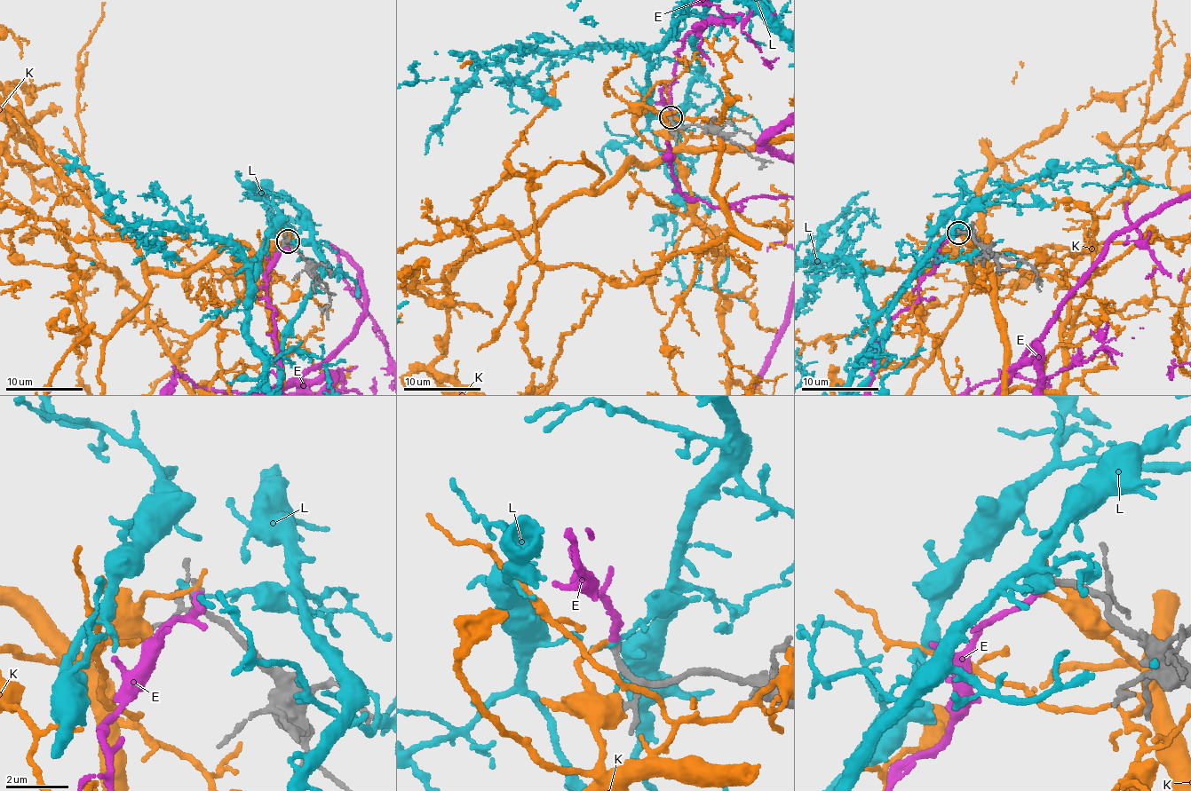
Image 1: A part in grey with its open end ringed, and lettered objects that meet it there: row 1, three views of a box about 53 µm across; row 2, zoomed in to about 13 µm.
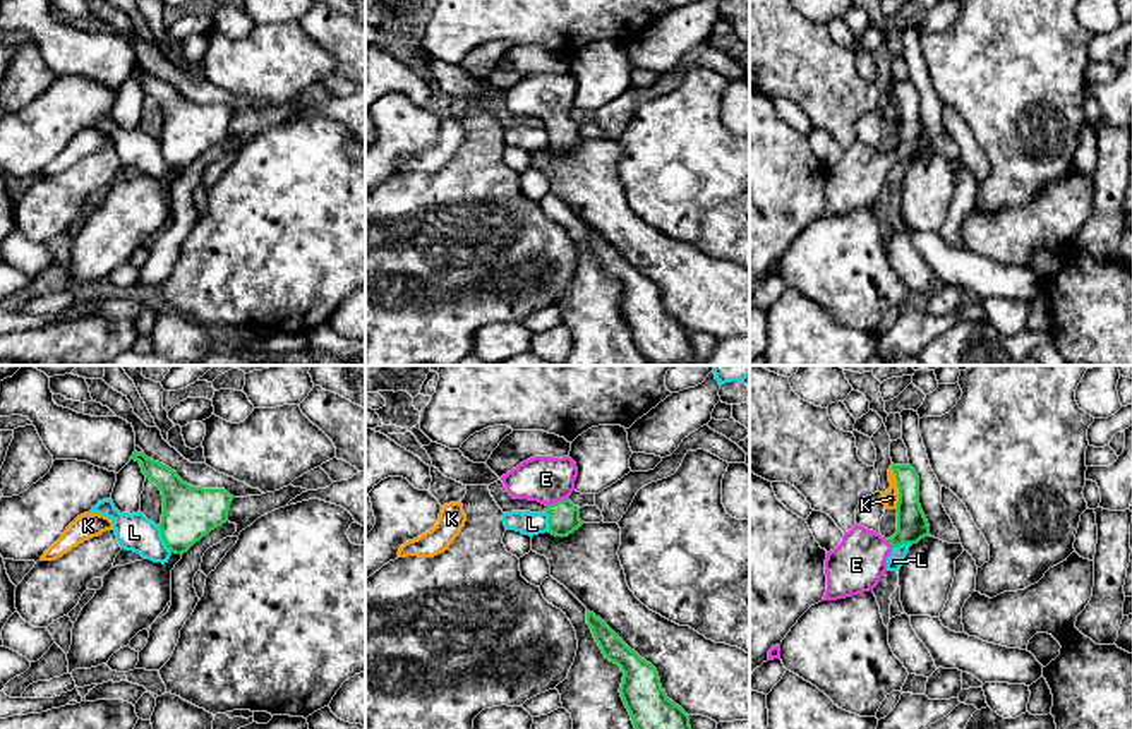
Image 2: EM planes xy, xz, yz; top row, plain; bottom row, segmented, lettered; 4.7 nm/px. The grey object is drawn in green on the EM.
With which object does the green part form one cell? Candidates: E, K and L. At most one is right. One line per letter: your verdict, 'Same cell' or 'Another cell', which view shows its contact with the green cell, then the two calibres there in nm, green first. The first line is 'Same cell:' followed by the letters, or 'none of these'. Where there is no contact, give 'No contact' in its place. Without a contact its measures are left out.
Same cell: E
E: Same cell. Touches green in xz. Thickness 140 nm (green) against 220 nm
K: Another cell. Touches green in yz. Thickness 140 nm (green) against 80 nm
L: Another cell. Touches green in xy. Thickness 260 nm (green) against 180 nm

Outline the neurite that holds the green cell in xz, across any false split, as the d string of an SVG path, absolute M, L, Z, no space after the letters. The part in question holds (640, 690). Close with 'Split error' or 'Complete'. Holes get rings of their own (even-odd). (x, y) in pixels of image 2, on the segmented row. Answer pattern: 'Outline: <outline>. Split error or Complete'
Outline: M587 611L587 624L605 659L624 672L619 693L635 729L691 729L689 715L662 690L657 669L590 611Z. Complete

